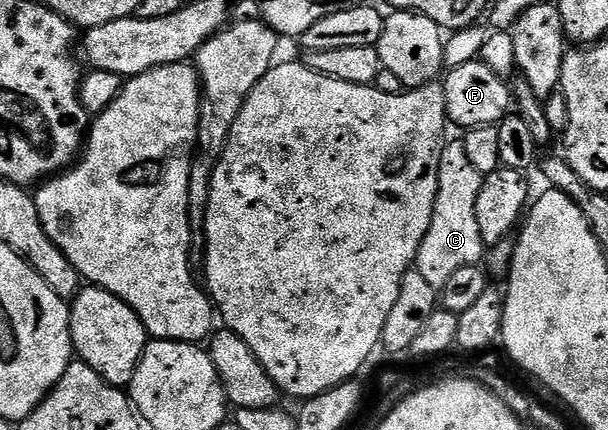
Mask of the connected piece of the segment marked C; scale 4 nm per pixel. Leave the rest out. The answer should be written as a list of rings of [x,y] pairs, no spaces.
[[[449,141],[440,153],[434,216],[414,263],[415,270],[422,272],[423,278],[429,284],[434,284],[438,292],[446,284],[446,280],[450,280],[450,276],[458,272],[458,268],[477,265],[485,257],[482,232],[478,232],[478,212],[474,212],[483,183],[484,175],[478,172],[478,168],[474,168],[474,164],[470,164],[470,156],[466,156],[463,141]]]

